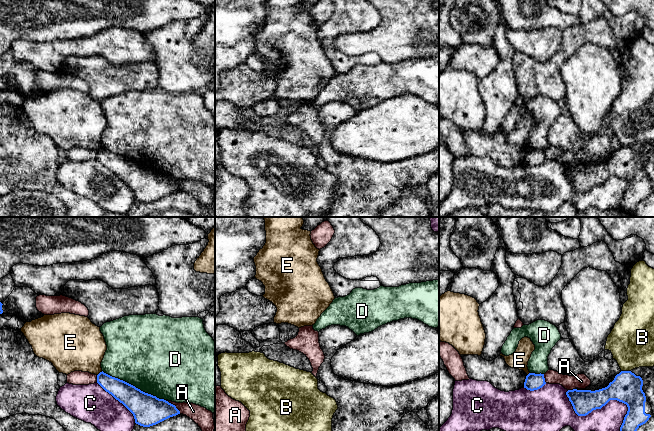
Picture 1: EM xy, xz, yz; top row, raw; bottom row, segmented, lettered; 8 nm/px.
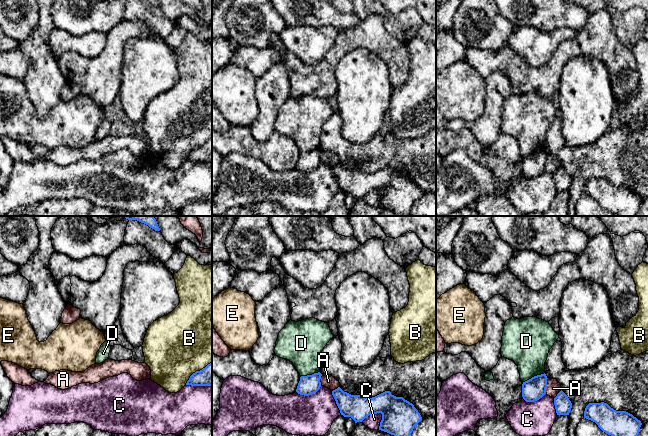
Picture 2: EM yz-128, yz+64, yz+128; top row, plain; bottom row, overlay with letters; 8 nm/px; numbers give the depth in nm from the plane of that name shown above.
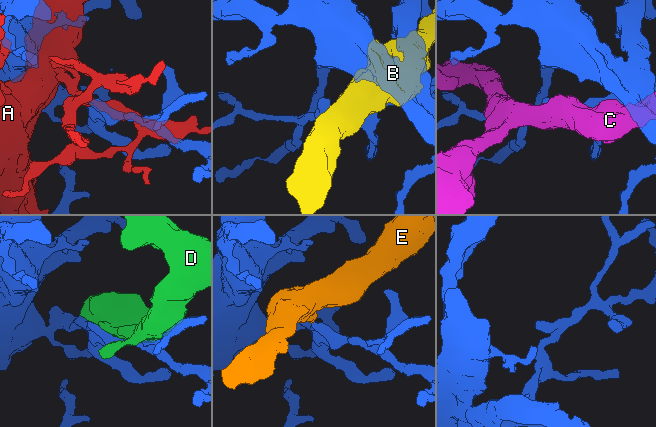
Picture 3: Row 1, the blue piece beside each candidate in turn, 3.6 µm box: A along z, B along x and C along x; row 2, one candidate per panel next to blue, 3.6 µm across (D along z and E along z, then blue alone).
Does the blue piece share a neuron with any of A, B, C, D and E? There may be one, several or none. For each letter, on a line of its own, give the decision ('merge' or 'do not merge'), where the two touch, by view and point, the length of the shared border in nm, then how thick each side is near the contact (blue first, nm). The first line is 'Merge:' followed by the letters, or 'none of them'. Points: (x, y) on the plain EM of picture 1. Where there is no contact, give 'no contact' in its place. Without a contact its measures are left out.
Merge: none of them
A: do not merge; meets blue in xy at (174, 181); contact 170 nm long; 260 nm thick on the blue side, 140 nm on the other
B: do not merge; meets blue in yz at (626, 147); contact 80 nm long; 240 nm thick on the blue side, 360 nm on the other
C: do not merge; meets blue in yz at (604, 181); contact 550 nm long; 240 nm thick on the blue side, 220 nm on the other
D: do not merge; meets blue in xy at (134, 162); contact 550 nm long; 260 nm thick on the blue side, 500 nm on the other
E: do not merge; meets blue in xy at (99, 149); contact 60 nm long; 160 nm thick on the blue side, 380 nm on the other

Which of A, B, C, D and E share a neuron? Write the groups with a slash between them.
A / B / C / D / E

